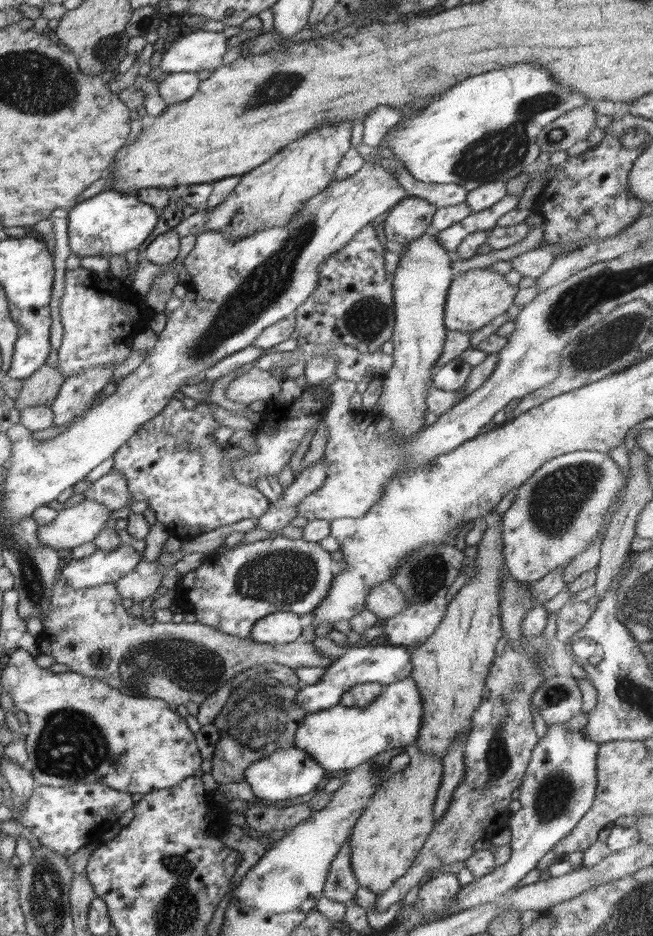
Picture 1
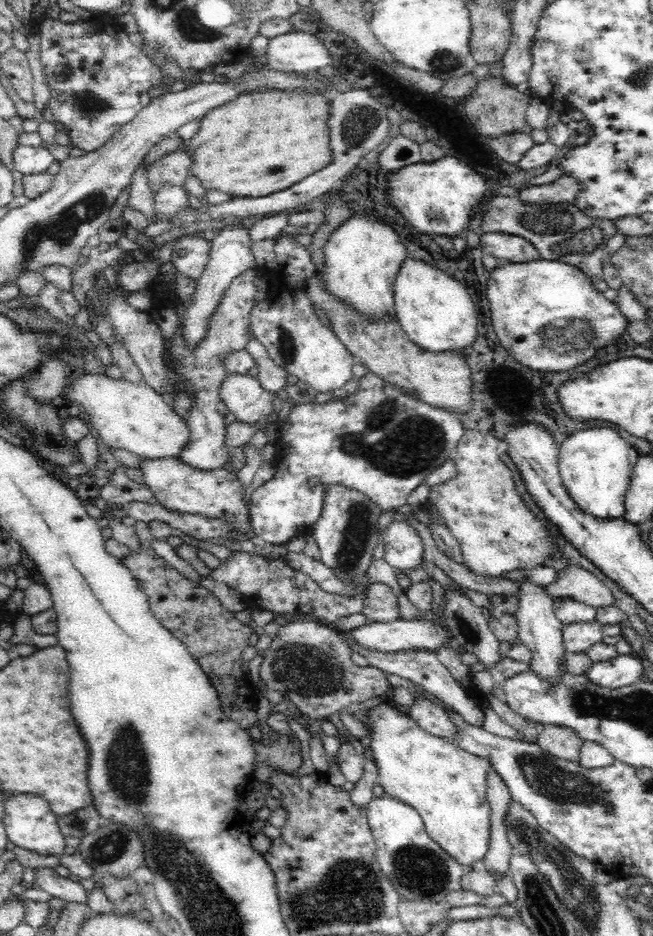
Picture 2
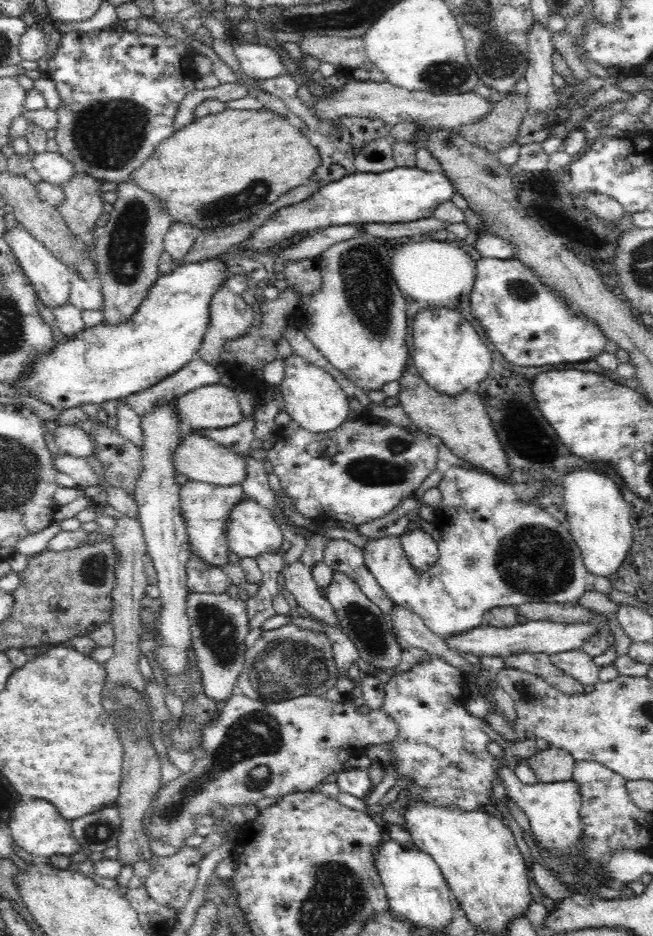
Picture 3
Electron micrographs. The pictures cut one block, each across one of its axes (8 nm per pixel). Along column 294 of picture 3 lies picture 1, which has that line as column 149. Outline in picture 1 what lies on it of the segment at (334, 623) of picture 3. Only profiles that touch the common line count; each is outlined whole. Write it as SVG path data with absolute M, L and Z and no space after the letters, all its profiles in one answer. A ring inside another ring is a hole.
M244 518L244 520L238 520L238 522L218 527L210 532L201 534L196 538L182 540L180 548L178 548L178 550L174 553L162 552L157 565L156 562L147 562L144 560L140 561L130 574L127 574L115 582L118 592L121 594L121 598L130 598L130 600L133 600L134 603L141 604L146 598L154 596L154 594L156 594L156 590L158 590L162 584L161 574L157 573L157 569L164 570L168 566L174 567L176 562L178 562L183 556L186 556L186 554L192 554L193 552L203 552L206 555L214 553L220 546L222 546L222 544L225 544L224 540L226 540L232 532L246 533L255 529L256 524L256 518Z

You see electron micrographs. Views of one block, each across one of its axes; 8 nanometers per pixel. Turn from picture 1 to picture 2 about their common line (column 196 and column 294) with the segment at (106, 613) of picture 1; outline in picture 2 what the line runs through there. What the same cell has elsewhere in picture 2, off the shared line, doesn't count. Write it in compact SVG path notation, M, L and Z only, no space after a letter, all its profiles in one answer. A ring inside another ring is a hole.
M296 621L280 627L277 633L270 648L260 652L264 657L259 666L260 677L272 691L289 694L291 701L311 719L322 720L368 698L389 695L394 689L381 668L354 664L352 651L339 631L317 622Z

